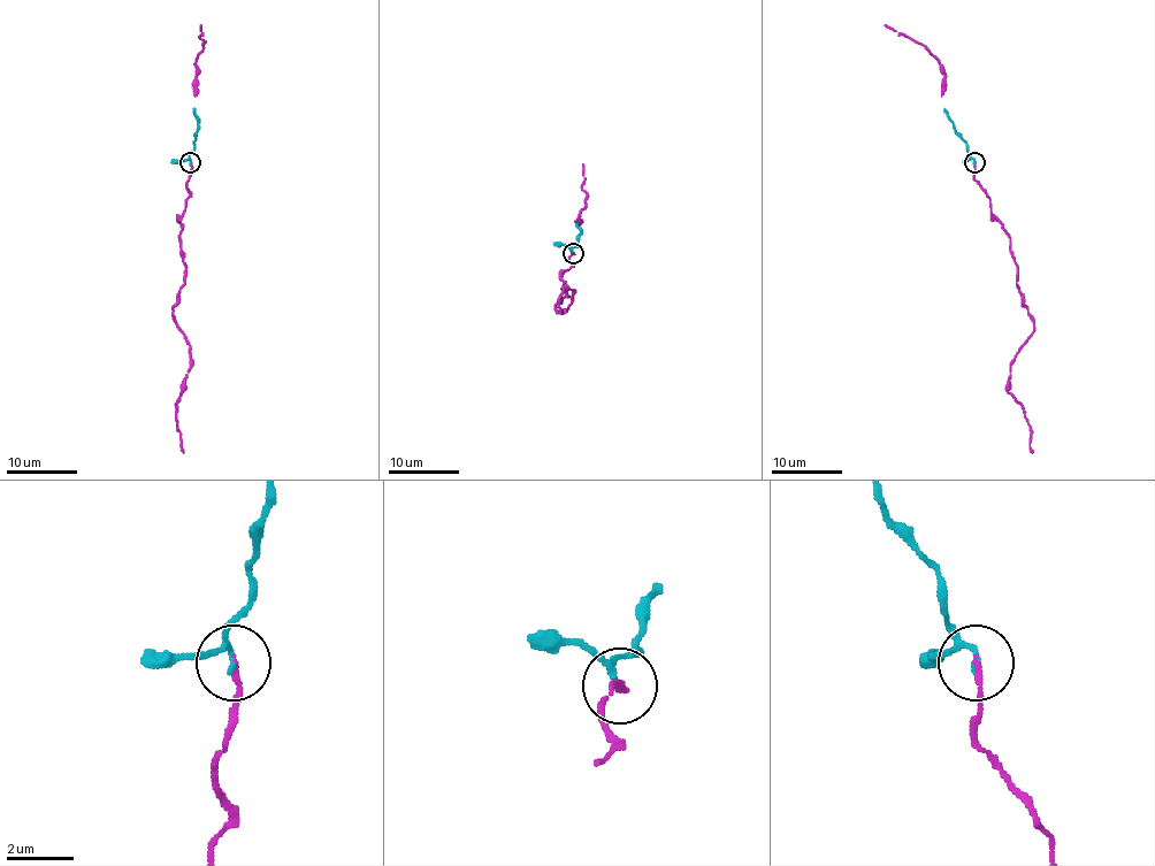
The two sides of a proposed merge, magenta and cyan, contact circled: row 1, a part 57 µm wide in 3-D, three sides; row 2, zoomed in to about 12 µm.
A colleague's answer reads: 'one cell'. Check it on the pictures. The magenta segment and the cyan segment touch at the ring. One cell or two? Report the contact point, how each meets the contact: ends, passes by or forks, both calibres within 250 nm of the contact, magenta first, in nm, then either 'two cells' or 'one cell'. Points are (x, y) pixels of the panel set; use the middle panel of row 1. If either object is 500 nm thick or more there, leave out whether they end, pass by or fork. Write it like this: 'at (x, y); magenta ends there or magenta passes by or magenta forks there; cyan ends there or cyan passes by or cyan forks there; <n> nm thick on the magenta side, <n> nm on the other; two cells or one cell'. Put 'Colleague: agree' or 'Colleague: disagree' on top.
Colleague: agree
at (573, 253); magenta ends there; cyan passes by; 140 nm thick on the magenta side, 120 nm on the other; one cell

